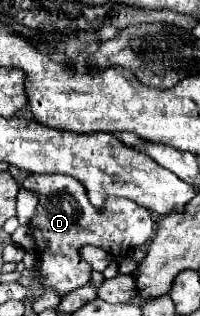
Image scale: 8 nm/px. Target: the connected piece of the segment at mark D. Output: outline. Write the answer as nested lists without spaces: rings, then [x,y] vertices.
[[[28,174],[24,178],[24,186],[40,194],[40,204],[32,218],[32,228],[34,232],[38,232],[34,234],[38,264],[30,282],[34,300],[46,286],[54,288],[58,296],[64,296],[90,282],[91,266],[78,256],[78,250],[84,244],[100,246],[114,258],[120,258],[130,250],[142,246],[154,230],[150,212],[140,208],[138,204],[132,204],[132,200],[108,200],[108,204],[104,204],[104,208],[96,212],[96,208],[92,208],[88,200],[86,190],[72,176]]]

